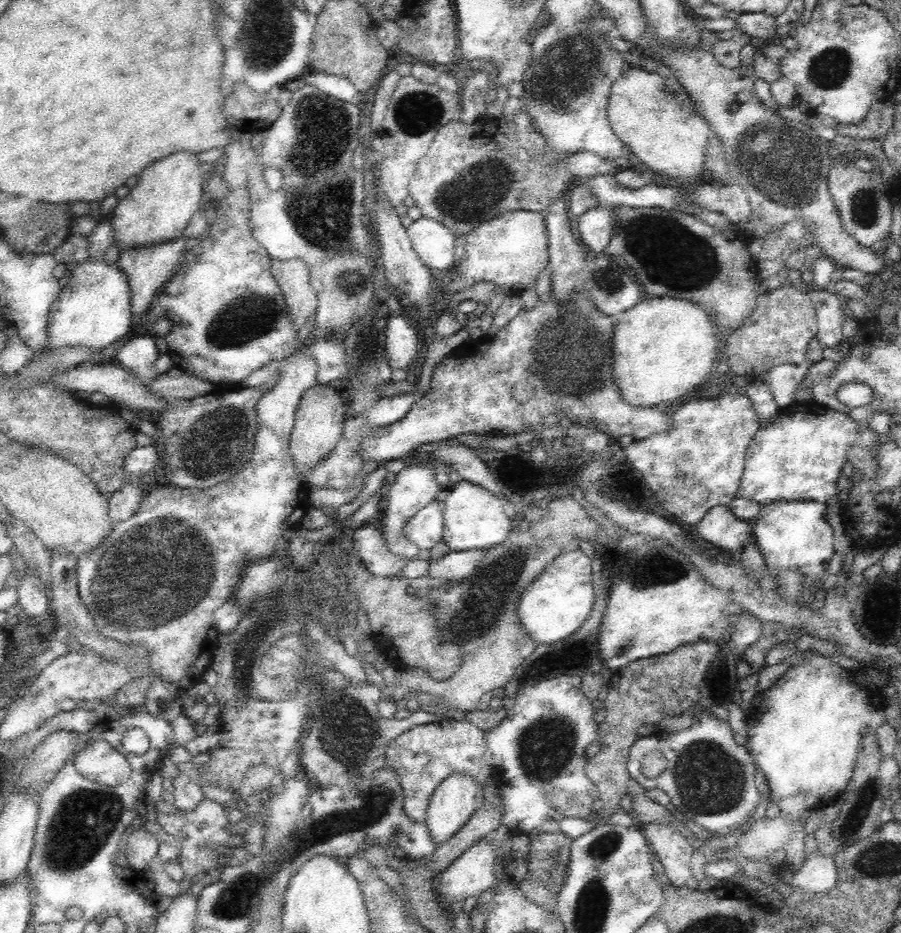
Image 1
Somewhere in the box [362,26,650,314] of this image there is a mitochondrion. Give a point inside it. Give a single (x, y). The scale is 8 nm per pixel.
(568, 68)

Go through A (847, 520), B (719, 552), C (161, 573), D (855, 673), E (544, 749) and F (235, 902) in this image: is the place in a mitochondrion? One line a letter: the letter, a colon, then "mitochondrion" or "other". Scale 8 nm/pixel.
A: other
B: other
C: mitochondrion
D: other
E: mitochondrion
F: mitochondrion

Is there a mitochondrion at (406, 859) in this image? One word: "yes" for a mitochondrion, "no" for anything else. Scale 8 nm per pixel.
no

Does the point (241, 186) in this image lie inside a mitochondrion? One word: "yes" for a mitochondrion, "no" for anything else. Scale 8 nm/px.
no

